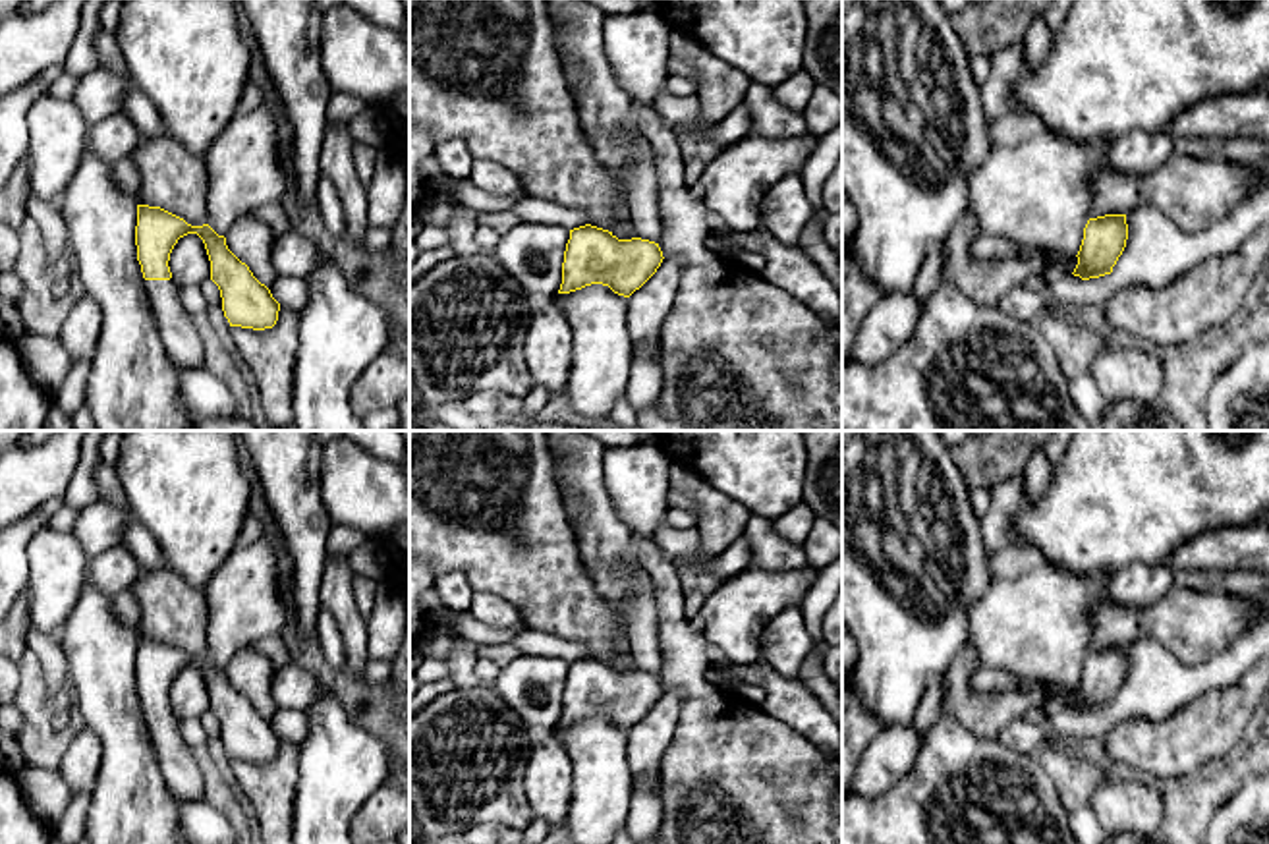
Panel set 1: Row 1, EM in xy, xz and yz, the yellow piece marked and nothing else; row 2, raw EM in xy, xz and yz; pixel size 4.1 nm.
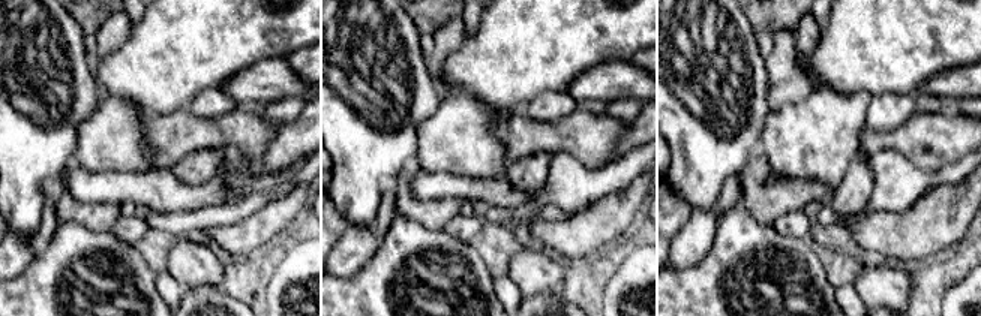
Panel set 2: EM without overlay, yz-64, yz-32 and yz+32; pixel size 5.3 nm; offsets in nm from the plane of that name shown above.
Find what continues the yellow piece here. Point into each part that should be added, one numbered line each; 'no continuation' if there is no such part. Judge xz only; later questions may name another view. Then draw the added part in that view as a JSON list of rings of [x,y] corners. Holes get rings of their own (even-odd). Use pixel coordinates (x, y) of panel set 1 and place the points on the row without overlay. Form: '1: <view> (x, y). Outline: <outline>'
no continuation

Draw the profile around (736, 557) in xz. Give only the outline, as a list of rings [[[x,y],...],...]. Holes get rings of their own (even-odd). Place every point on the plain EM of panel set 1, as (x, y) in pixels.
[[[742,533],[719,558],[707,566],[705,577],[699,581],[701,587],[713,589],[719,583],[742,574],[749,568],[751,547]]]

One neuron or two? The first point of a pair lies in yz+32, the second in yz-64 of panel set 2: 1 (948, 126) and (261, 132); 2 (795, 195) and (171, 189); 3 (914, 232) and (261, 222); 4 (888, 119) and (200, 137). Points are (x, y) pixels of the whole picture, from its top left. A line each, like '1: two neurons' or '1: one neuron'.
1: one neuron
2: two neurons
3: one neuron
4: two neurons

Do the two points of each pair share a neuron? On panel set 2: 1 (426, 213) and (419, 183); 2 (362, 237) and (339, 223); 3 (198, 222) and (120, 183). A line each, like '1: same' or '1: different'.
1: different
2: different
3: different

